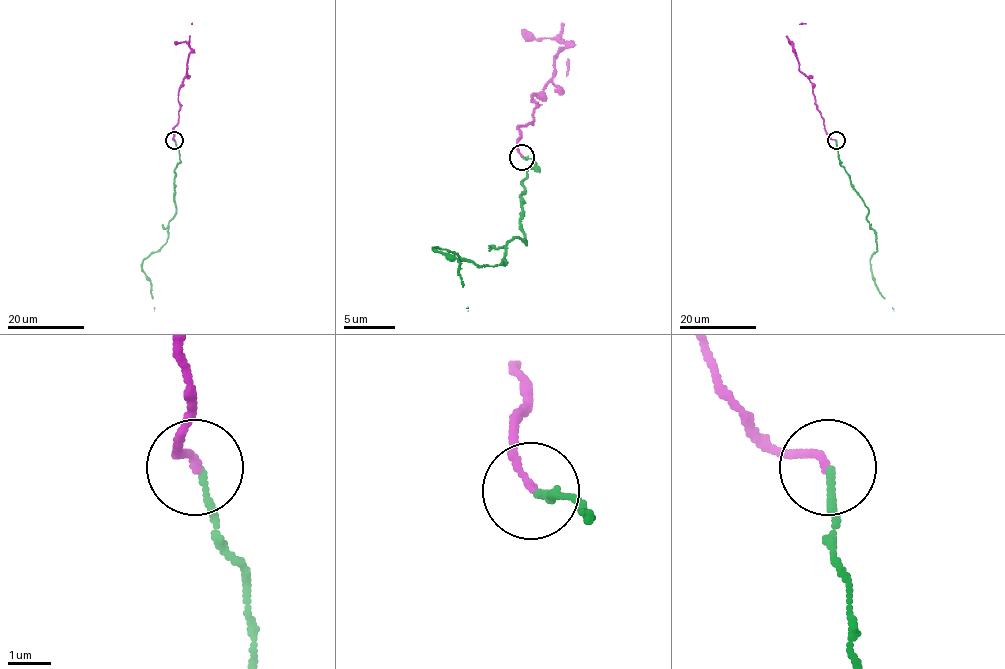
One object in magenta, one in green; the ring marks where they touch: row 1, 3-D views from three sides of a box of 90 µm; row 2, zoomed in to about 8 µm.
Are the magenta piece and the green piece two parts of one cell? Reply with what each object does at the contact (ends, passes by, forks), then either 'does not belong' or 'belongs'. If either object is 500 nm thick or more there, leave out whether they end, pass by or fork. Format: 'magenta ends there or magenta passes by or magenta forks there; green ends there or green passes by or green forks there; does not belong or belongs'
magenta ends there; green ends there; belongs

